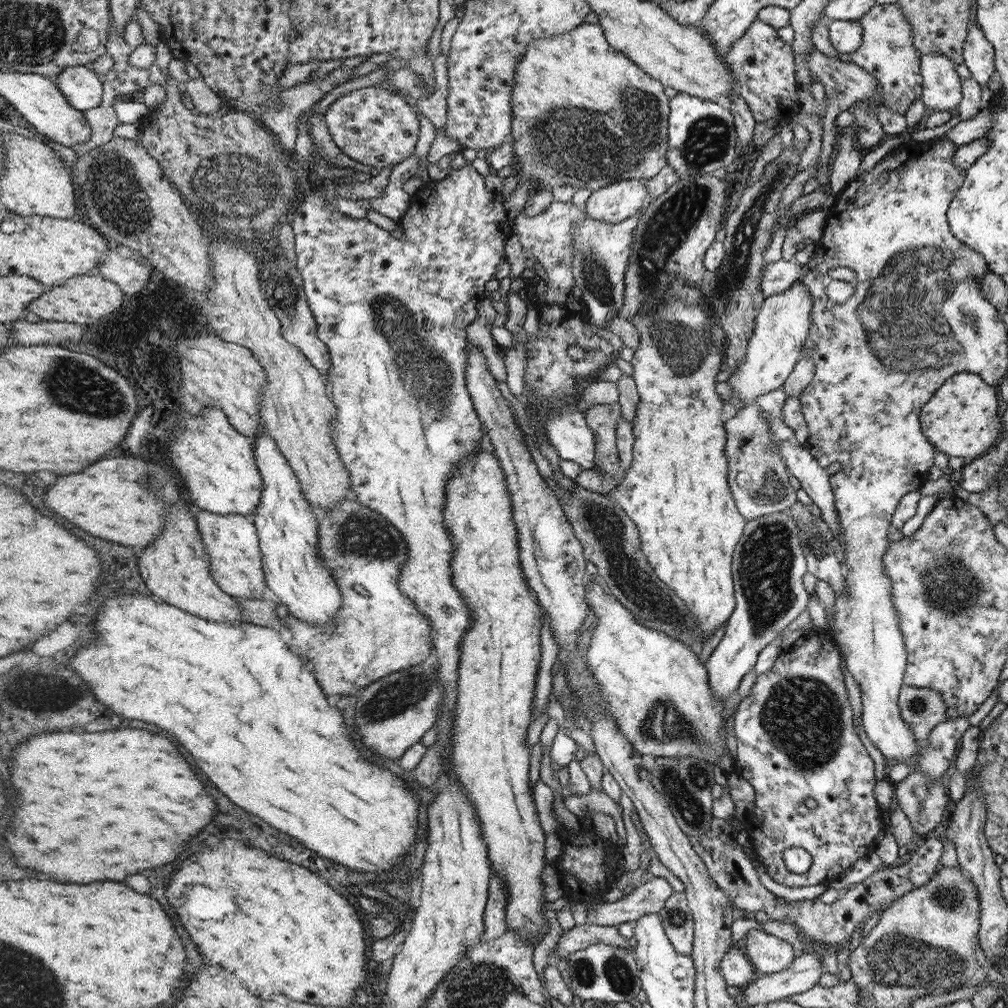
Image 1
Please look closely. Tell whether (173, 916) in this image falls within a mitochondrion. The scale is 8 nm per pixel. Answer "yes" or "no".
no

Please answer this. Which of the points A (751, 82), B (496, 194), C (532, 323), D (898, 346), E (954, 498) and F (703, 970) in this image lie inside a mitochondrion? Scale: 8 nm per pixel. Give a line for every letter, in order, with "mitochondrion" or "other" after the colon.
A: other
B: other
C: other
D: mitochondrion
E: other
F: other

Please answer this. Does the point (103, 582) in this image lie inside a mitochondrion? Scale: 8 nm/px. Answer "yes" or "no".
no

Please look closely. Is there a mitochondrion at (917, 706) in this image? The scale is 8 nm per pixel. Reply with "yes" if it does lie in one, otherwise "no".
yes

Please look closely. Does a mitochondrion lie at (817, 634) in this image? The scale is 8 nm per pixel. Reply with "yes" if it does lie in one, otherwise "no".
no

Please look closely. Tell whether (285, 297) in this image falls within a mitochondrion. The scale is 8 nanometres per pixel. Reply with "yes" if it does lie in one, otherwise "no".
yes

